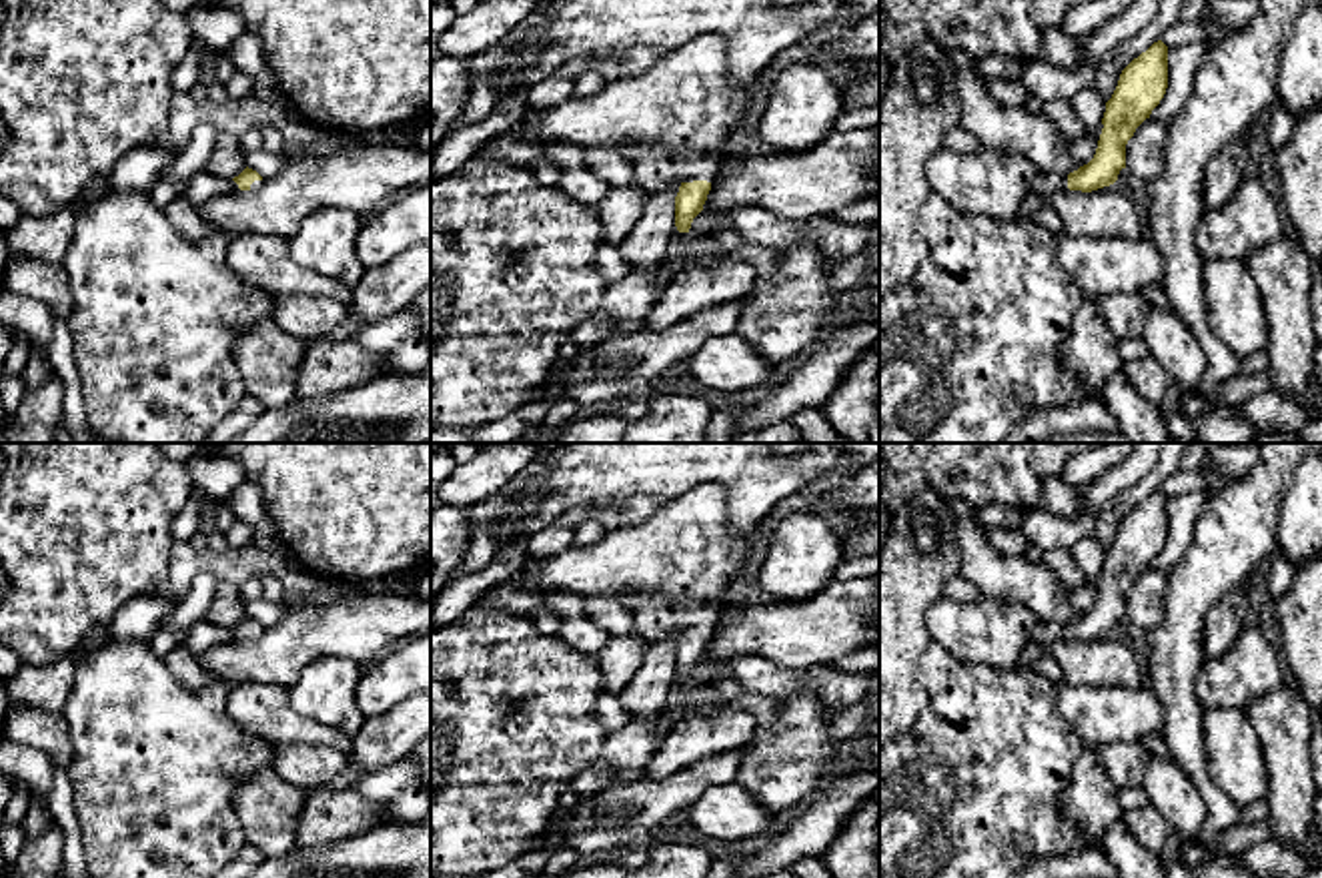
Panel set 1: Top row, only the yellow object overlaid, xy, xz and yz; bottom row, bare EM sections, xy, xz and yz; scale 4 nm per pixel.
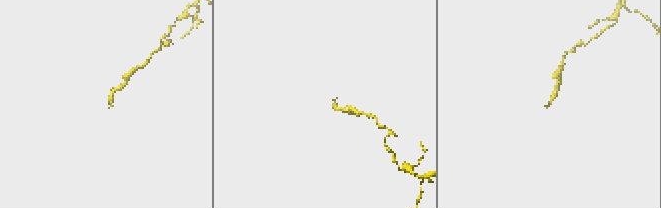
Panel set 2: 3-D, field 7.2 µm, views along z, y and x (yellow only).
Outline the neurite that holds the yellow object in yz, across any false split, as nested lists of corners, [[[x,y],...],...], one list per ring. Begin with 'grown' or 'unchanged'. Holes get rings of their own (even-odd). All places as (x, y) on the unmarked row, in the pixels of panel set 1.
grown; [[[1158,489],[1120,523],[1112,547],[1106,551],[1102,583],[1094,607],[1070,621],[1038,621],[1032,641],[1052,647],[1060,639],[1092,641],[1110,635],[1126,617],[1126,593],[1136,577],[1150,567],[1168,537],[1168,495]]]

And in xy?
grown; [[[248,615],[234,627],[222,627],[200,619],[186,629],[182,647],[200,655],[214,645],[224,645],[234,639],[258,637],[262,629],[264,627]]]

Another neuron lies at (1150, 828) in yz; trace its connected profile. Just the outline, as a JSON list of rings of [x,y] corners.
[[[1152,806],[1122,812],[1122,822],[1140,844],[1160,854],[1176,834],[1174,826]]]

